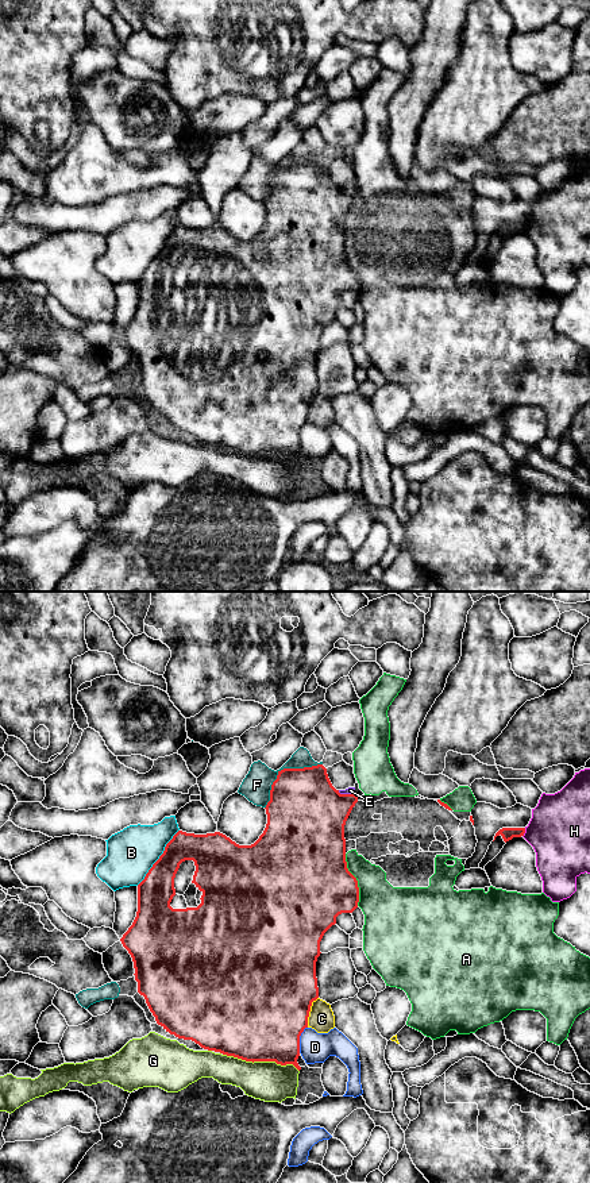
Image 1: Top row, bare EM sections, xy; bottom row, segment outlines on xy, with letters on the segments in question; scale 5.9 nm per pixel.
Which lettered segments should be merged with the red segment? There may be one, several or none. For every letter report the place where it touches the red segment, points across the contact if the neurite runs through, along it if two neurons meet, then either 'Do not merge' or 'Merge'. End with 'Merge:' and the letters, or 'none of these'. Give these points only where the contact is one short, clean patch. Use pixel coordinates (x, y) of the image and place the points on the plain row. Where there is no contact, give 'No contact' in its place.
A: Touches red at xy (355, 274). Do not merge
B: Touches red at xy (159, 253). Do not merge
C: Touches red at xy (309, 405). Do not merge
D: Touches red at xy (299, 435). Boundary: xy (307, 422), (300, 431), (299, 447). Do not merge
E: Touches red at xy (346, 189). Path across: xy (309, 209), (334, 201), (346, 189), (350, 185). Merge
F: Touches red at xy (284, 164). Do not merge
G: Touches red at xy (261, 455). Do not merge
H: Touches red at xy (524, 227). Boundary: xy (525, 223), (523, 231). Do not merge
Merge: E

